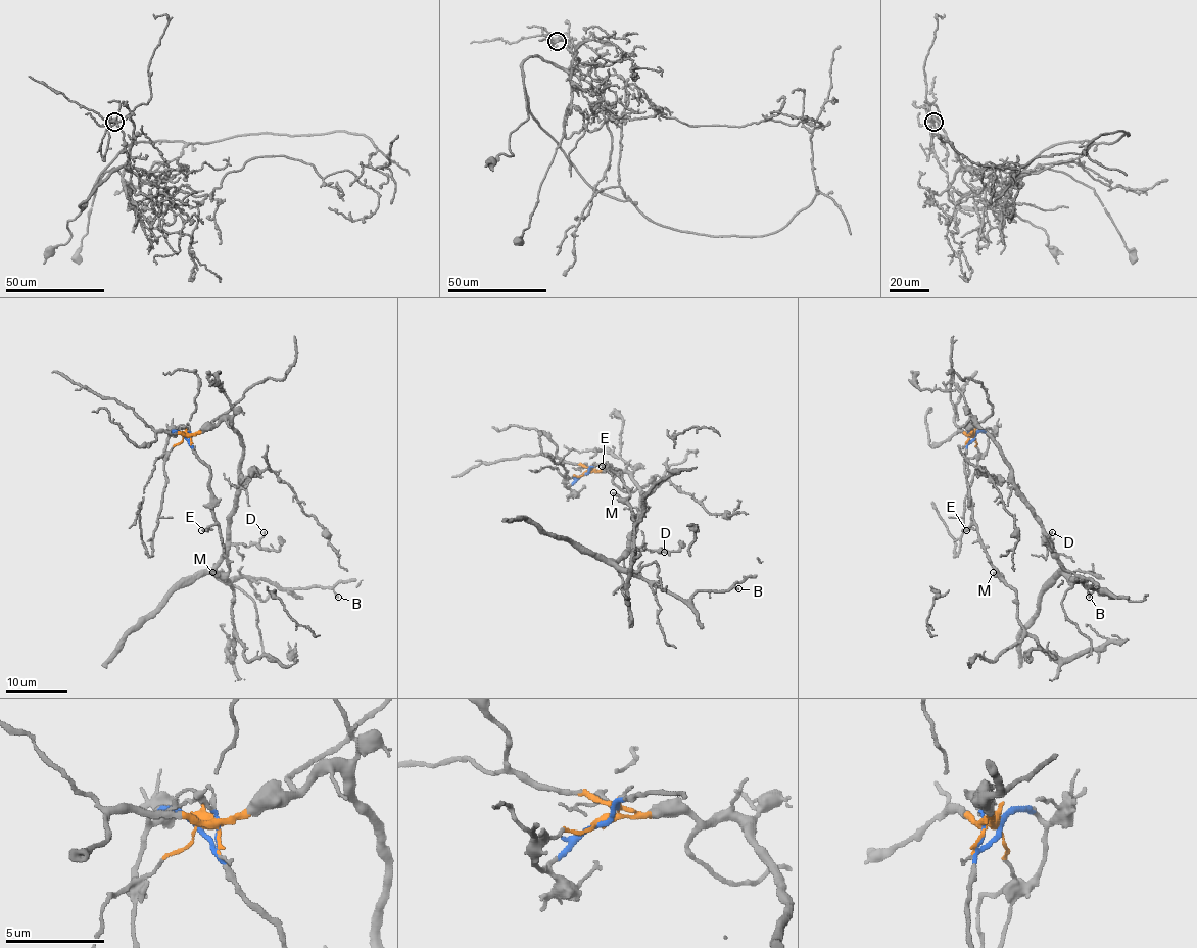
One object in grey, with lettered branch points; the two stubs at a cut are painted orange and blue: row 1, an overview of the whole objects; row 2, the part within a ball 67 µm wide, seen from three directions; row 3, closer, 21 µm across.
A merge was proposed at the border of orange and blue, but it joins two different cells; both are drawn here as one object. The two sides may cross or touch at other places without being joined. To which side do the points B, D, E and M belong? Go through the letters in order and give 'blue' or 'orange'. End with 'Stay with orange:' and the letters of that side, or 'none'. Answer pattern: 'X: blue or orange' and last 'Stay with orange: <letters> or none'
B: orange
D: orange
E: blue
M: blue
Stay with orange: B, D

